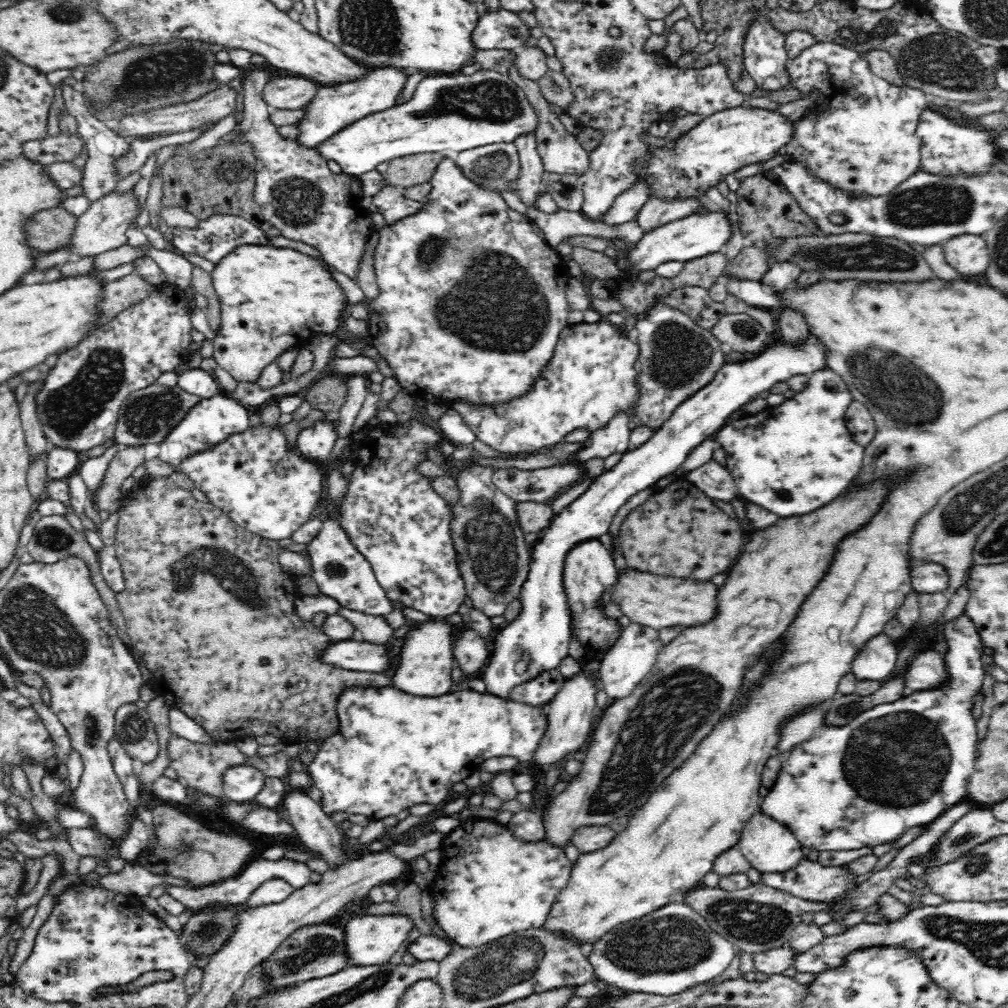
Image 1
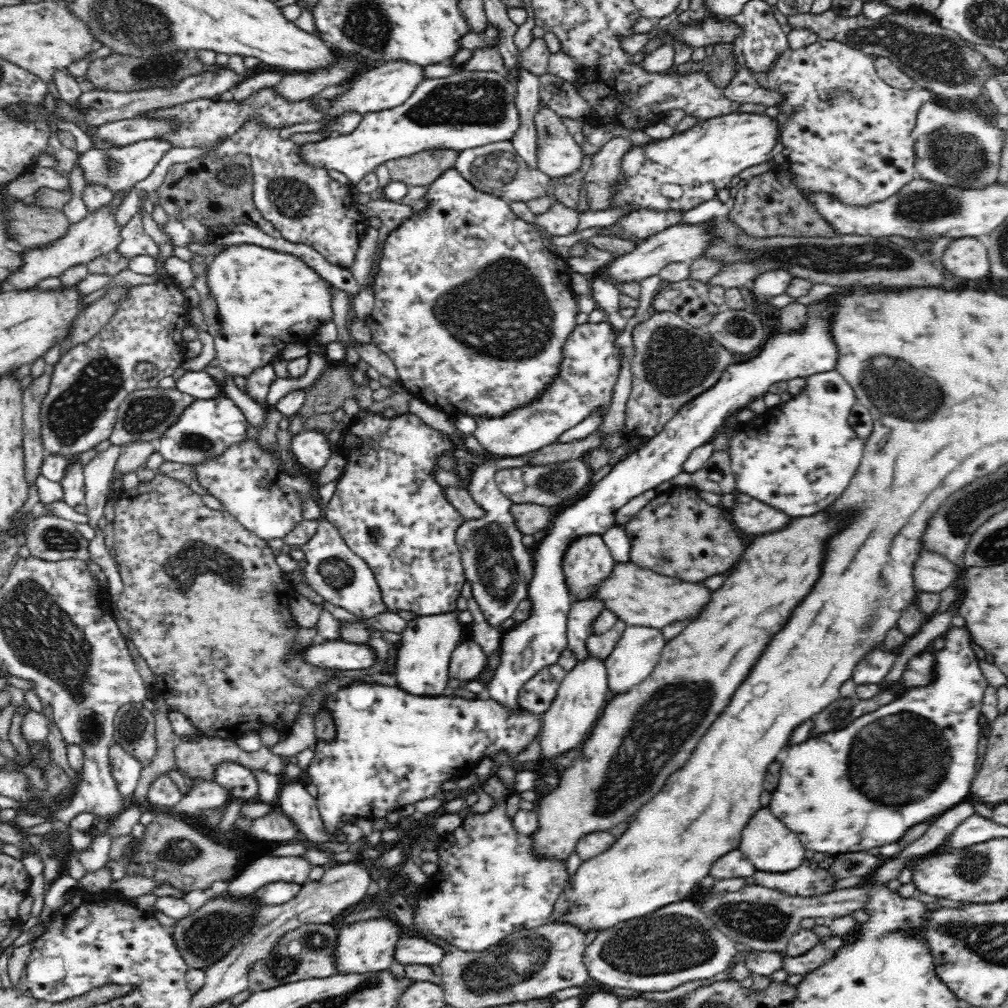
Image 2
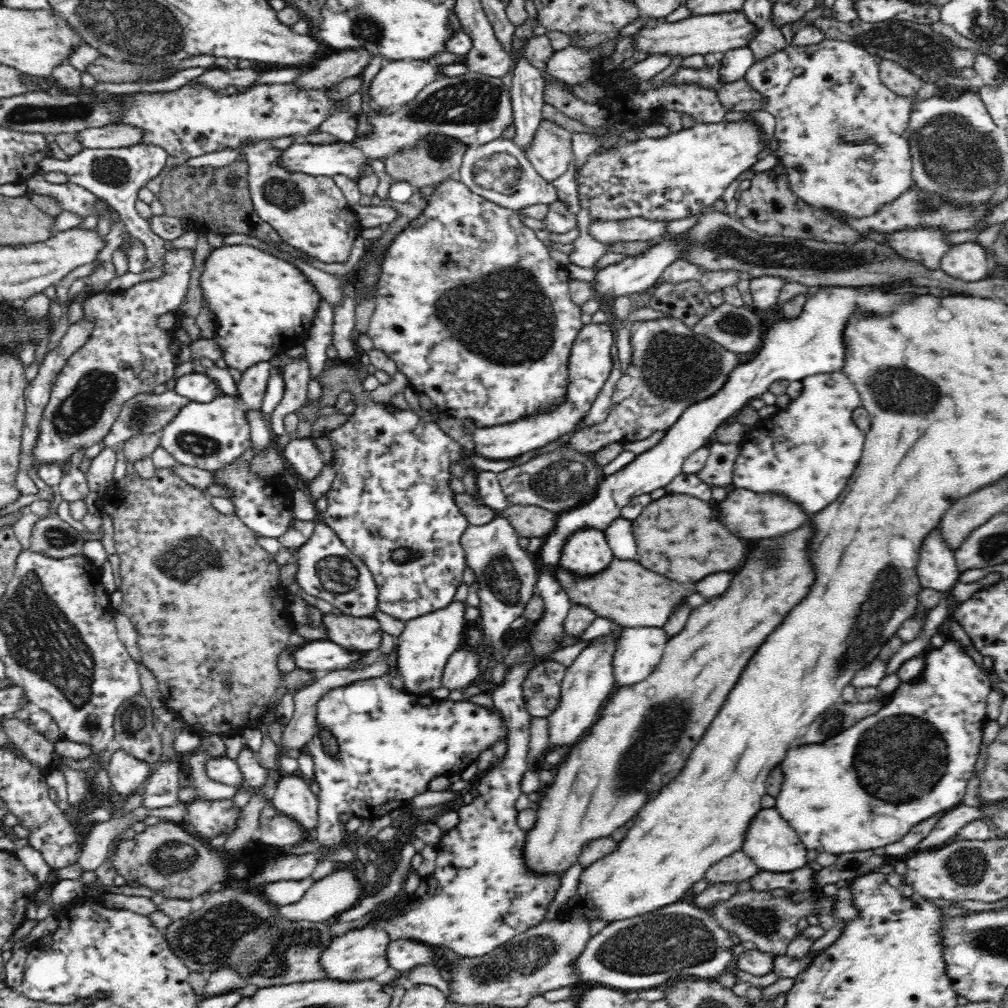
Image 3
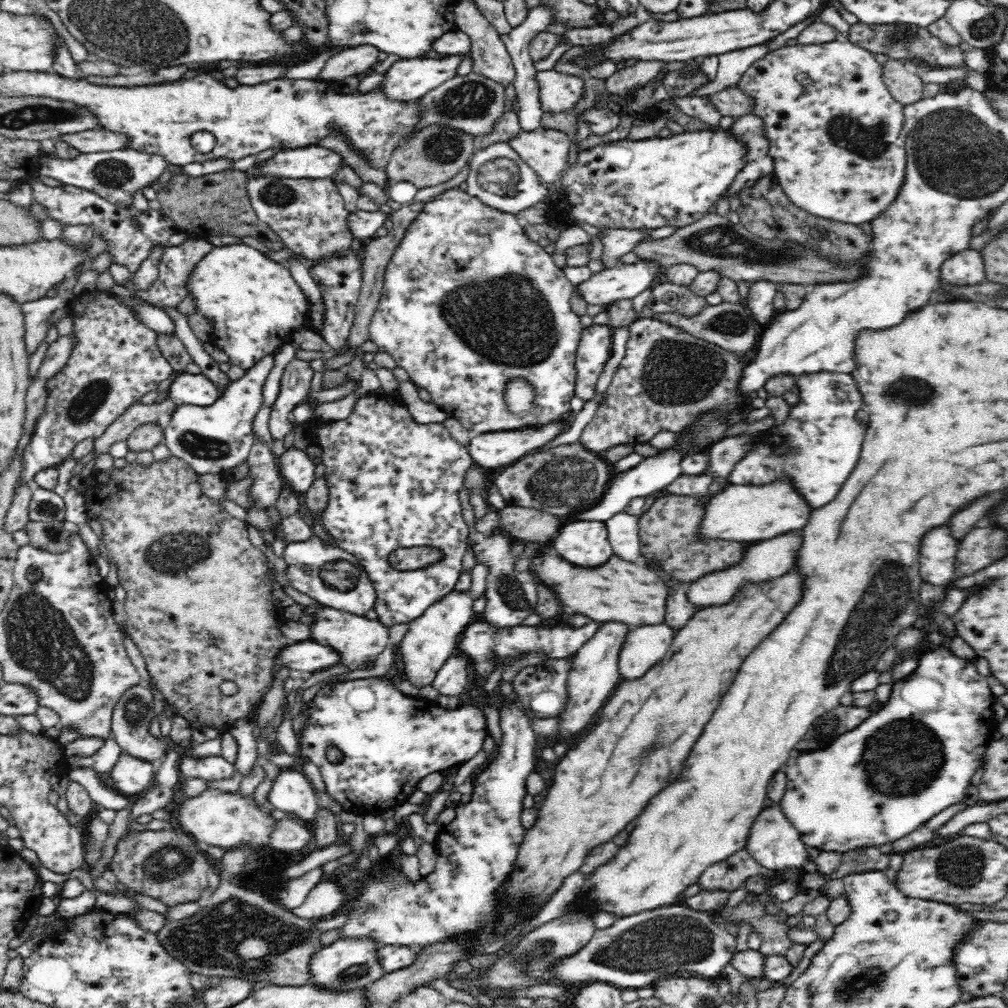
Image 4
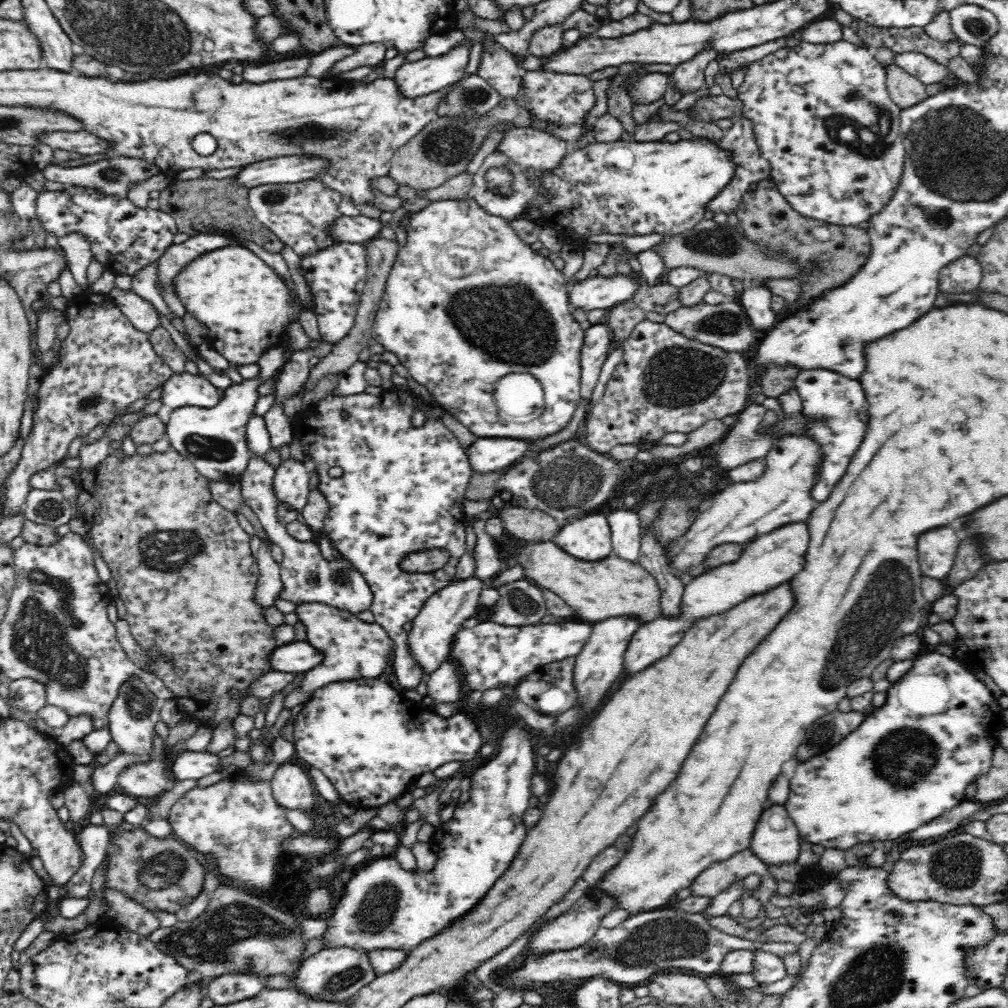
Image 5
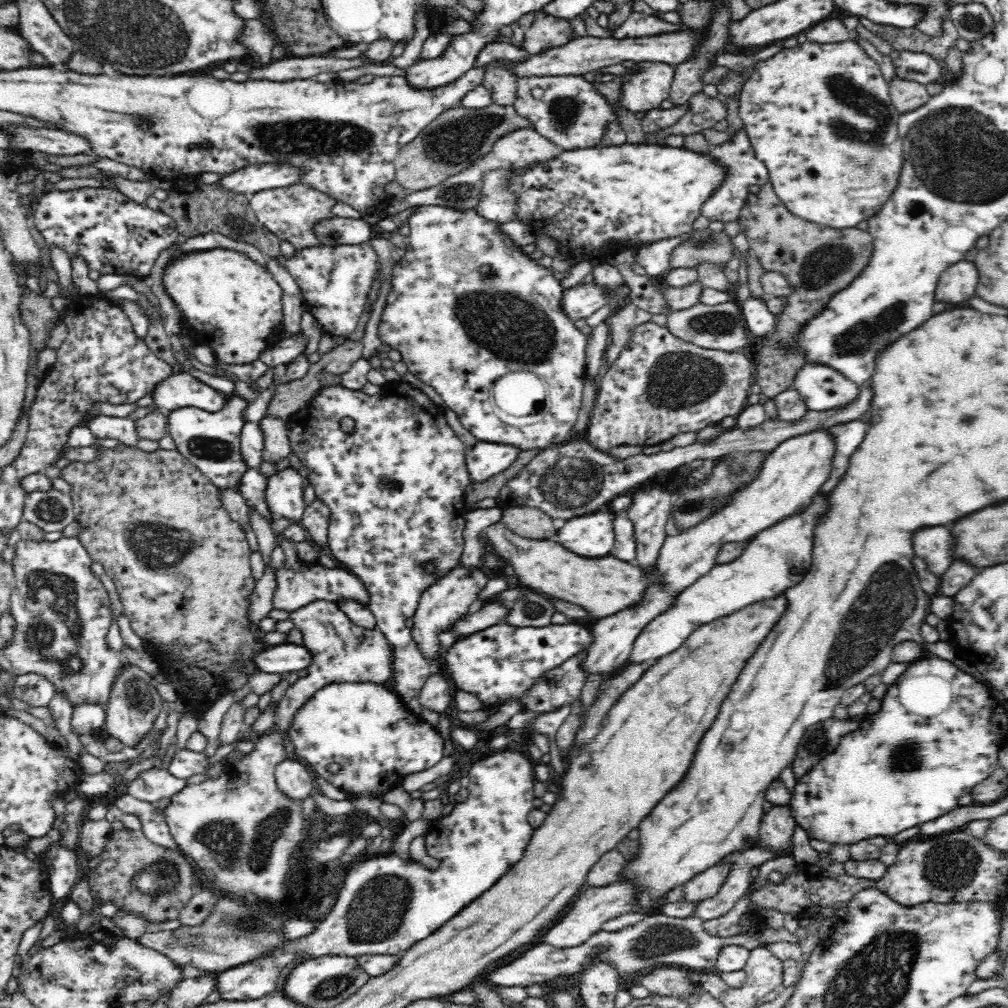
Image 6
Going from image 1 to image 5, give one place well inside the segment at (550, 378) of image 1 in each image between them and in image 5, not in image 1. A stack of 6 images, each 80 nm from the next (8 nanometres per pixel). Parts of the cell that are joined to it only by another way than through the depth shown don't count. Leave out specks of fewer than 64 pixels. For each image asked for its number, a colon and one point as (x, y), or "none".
2: (590, 365)
3: (590, 362)
4: (493, 451)
5: (486, 455)

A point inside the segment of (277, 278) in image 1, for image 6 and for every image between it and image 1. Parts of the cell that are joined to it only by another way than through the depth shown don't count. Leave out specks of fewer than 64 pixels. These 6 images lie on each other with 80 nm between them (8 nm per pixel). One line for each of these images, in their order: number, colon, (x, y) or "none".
2: (266, 300)
3: (264, 305)
4: (252, 303)
5: (245, 306)
6: (228, 303)

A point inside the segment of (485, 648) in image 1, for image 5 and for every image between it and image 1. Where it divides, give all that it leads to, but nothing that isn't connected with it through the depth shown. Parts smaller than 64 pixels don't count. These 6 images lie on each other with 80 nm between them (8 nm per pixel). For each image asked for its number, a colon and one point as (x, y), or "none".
2: (468, 661)
3: (462, 668)
4: (454, 677)
5: (444, 685)

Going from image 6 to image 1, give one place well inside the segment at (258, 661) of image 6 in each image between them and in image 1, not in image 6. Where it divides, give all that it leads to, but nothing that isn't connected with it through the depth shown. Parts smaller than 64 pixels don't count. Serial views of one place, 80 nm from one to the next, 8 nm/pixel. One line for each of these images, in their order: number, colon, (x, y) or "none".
1: (359, 655)
2: (336, 655)
3: (317, 656)
4: (303, 658)
5: (299, 656)

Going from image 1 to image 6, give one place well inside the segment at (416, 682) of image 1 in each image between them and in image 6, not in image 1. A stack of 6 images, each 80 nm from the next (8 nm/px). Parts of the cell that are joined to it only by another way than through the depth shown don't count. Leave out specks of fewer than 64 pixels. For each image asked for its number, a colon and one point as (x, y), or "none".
2: (424, 654)
3: (424, 648)
4: (432, 639)
5: (445, 613)
6: (453, 594)

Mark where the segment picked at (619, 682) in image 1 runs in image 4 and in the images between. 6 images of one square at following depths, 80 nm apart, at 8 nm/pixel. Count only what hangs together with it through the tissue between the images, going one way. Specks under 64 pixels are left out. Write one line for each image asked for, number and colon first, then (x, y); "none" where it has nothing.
2: (637, 653)
3: (640, 649)
4: (645, 646)

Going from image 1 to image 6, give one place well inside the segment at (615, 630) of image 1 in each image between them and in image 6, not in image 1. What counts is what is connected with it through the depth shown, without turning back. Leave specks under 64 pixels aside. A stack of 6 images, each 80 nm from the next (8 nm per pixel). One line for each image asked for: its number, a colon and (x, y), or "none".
2: (587, 561)
3: (587, 551)
4: (583, 542)
5: (589, 538)
6: (592, 534)

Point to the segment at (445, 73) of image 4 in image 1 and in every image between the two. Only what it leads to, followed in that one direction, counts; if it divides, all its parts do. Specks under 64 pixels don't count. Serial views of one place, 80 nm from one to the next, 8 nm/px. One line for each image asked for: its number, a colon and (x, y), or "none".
1: (333, 108)
2: (386, 85)
3: (398, 82)

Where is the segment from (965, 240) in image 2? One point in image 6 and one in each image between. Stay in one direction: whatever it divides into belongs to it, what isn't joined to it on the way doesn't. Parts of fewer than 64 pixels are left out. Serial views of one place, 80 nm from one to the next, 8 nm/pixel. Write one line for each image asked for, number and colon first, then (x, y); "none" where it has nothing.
3: (967, 261)
4: (966, 268)
5: (962, 275)
6: (958, 283)

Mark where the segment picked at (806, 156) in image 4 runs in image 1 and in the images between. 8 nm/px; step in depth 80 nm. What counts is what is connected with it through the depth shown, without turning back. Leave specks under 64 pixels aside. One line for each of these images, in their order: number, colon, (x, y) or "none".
1: (858, 134)
2: (847, 134)
3: (839, 128)

